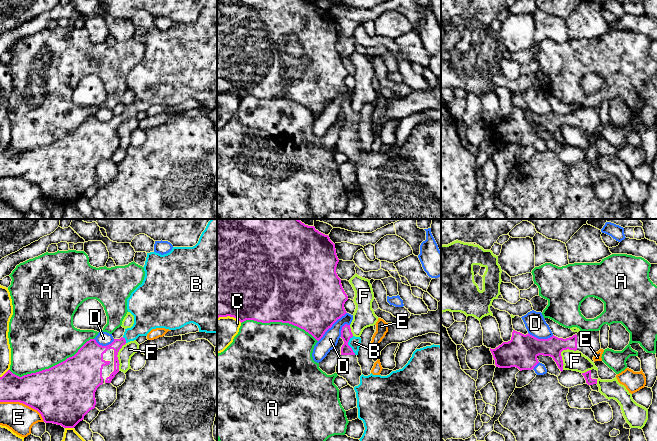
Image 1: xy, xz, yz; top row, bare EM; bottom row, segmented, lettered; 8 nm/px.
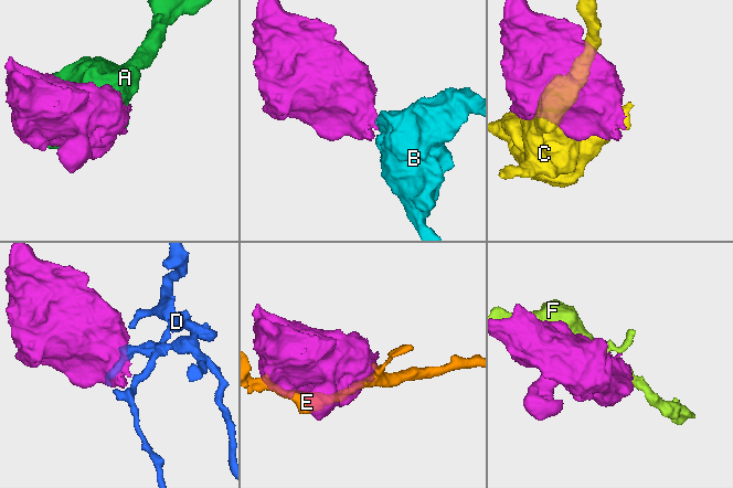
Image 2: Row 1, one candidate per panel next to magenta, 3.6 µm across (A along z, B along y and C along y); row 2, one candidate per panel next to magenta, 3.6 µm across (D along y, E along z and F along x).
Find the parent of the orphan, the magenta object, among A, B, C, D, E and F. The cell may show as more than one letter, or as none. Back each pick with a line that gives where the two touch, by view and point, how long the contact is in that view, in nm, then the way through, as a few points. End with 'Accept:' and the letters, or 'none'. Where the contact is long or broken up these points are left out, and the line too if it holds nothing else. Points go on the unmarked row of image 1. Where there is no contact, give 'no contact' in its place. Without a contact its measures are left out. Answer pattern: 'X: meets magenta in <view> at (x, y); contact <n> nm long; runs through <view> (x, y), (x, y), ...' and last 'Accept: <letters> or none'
B: meets magenta in xz at (348, 121); contact 150 nm long; runs through xz (346, 110), (348, 121), (354, 118)
Accept: B

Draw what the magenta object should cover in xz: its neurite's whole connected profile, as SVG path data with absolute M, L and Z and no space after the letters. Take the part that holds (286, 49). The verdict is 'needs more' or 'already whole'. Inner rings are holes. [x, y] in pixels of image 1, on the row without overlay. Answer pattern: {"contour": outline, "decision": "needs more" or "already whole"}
{"contour": "M217 0L217 94L230 92L241 99L246 96L262 99L289 99L304 105L319 117L325 108L347 89L344 80L348 76L348 72L336 49L338 38L335 20L328 11L319 8L314 2L305 0Z", "decision": "already whole"}

